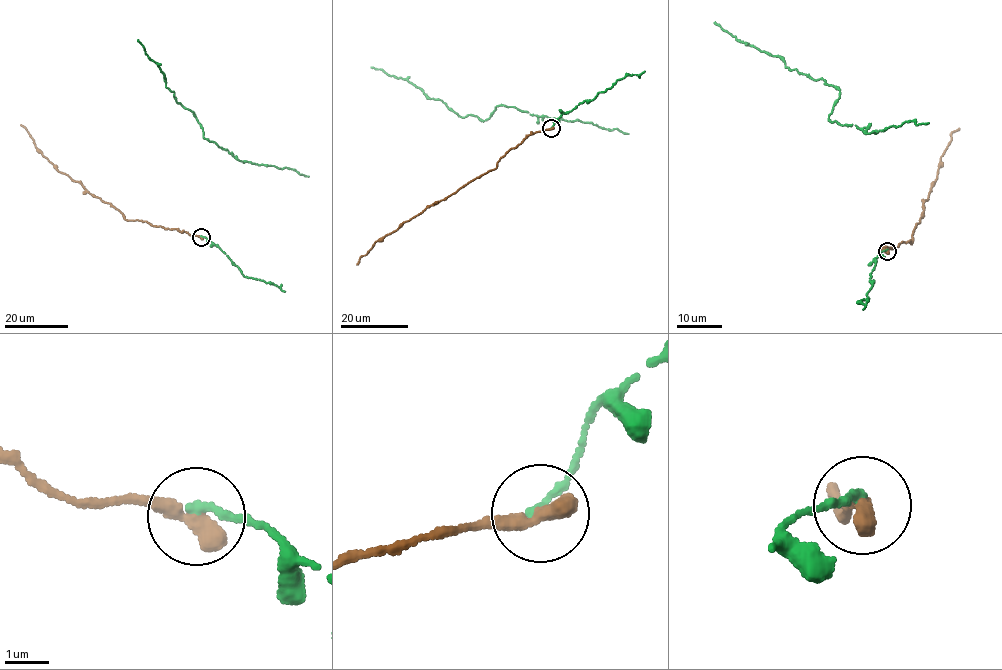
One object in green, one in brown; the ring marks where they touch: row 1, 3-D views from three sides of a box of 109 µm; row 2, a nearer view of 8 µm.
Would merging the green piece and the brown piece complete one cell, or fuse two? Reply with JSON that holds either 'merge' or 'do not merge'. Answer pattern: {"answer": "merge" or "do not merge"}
{"answer": "merge"}

